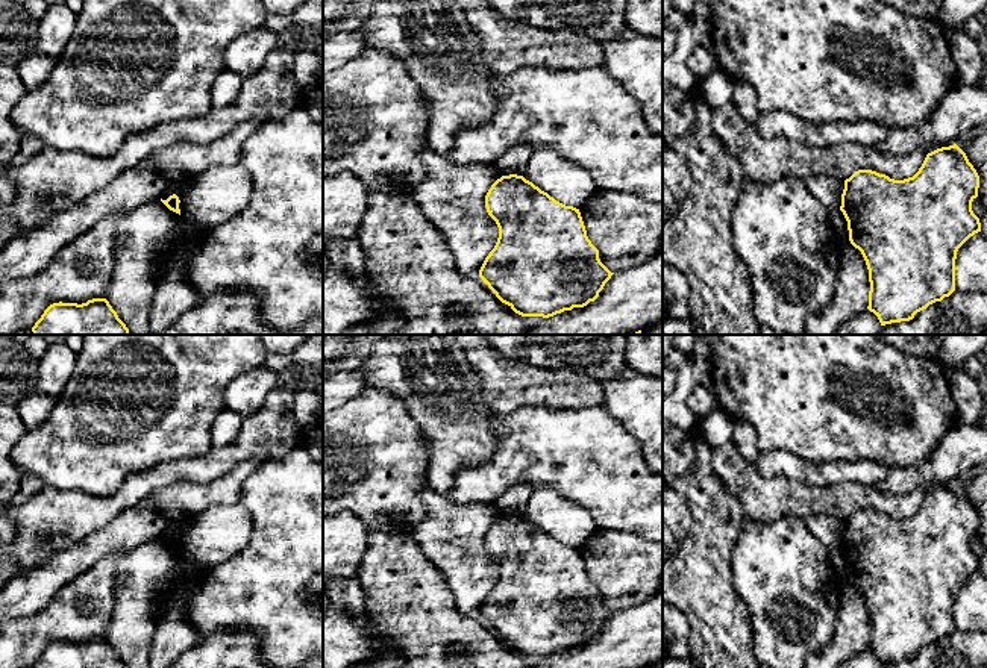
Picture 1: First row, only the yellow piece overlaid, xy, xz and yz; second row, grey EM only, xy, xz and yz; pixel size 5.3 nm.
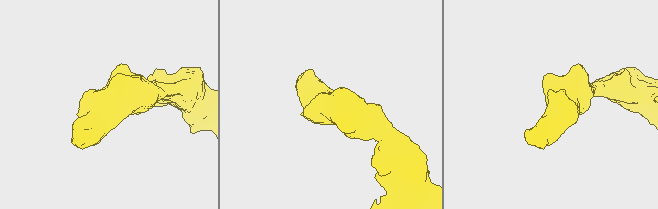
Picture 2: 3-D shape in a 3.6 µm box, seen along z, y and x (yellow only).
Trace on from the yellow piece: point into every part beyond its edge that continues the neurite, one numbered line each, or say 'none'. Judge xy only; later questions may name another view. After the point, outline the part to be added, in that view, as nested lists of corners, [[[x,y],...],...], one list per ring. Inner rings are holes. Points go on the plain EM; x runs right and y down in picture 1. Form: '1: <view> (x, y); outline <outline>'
none

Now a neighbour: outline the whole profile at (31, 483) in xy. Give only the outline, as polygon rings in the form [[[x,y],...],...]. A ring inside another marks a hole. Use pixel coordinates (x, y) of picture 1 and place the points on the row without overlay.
[[[23,474],[20,489],[11,500],[12,504],[23,504],[41,491],[44,483],[35,474]]]

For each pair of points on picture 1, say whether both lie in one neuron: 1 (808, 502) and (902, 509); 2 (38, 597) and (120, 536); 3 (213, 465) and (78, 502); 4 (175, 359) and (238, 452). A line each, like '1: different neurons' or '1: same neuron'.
1: same neuron
2: same neuron
3: same neuron
4: different neurons

